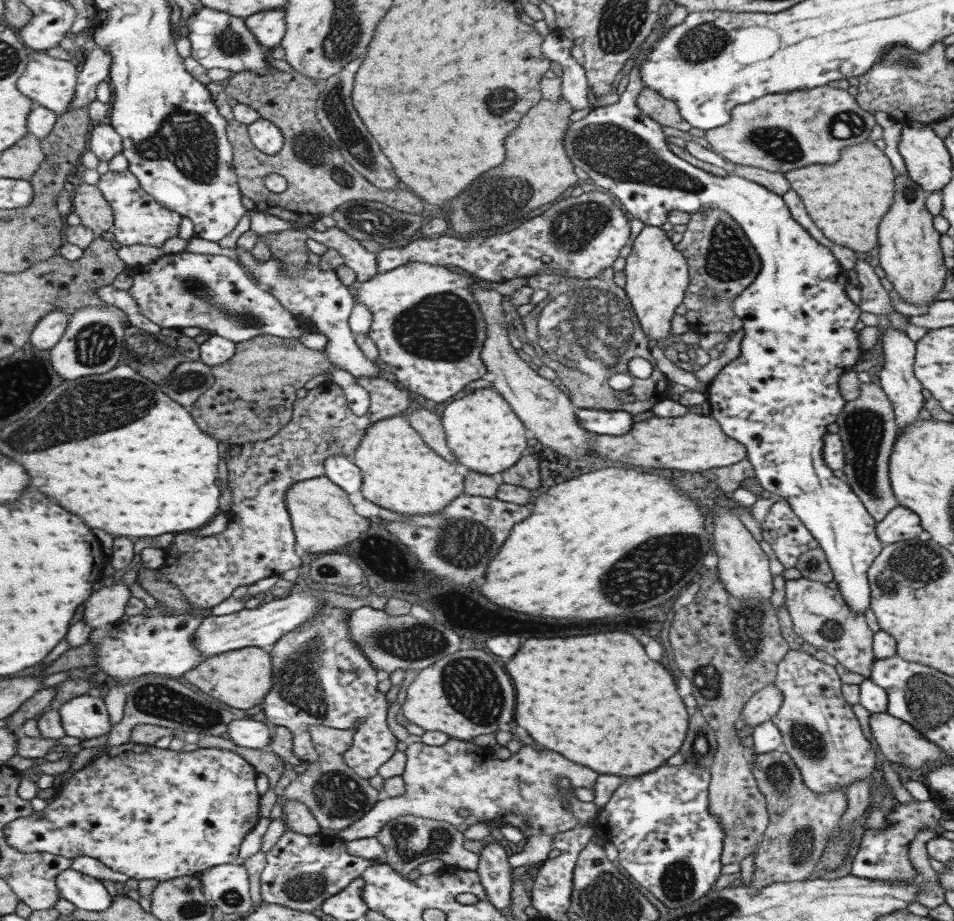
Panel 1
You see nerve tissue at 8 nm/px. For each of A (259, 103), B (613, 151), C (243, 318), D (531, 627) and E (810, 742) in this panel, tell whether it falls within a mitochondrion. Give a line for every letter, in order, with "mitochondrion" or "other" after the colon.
A: other
B: mitochondrion
C: mitochondrion
D: other
E: mitochondrion

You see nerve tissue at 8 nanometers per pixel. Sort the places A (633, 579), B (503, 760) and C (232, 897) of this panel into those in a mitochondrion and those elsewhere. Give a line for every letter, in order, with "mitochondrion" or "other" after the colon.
A: mitochondrion
B: other
C: mitochondrion

